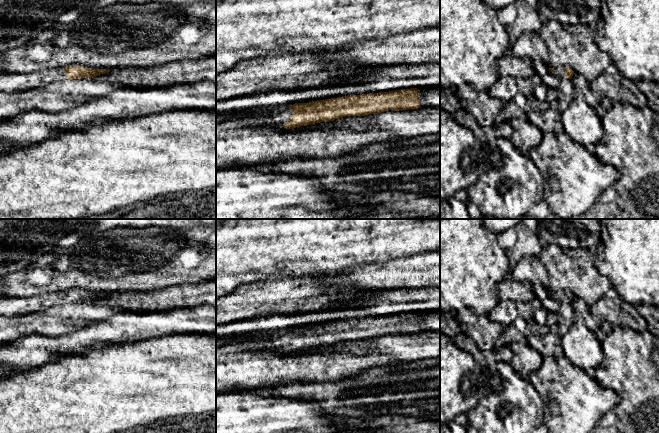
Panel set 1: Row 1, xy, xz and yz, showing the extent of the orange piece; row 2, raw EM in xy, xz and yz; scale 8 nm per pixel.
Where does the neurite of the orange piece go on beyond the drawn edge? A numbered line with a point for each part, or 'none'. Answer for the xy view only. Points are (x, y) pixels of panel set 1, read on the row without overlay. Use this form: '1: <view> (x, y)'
1: xy (9, 306)

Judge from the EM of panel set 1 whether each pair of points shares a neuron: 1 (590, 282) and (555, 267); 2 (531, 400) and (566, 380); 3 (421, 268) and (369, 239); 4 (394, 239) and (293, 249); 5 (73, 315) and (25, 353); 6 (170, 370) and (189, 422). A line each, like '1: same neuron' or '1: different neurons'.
1: same neuron
2: different neurons
3: different neurons
4: same neuron
5: different neurons
6: different neurons

